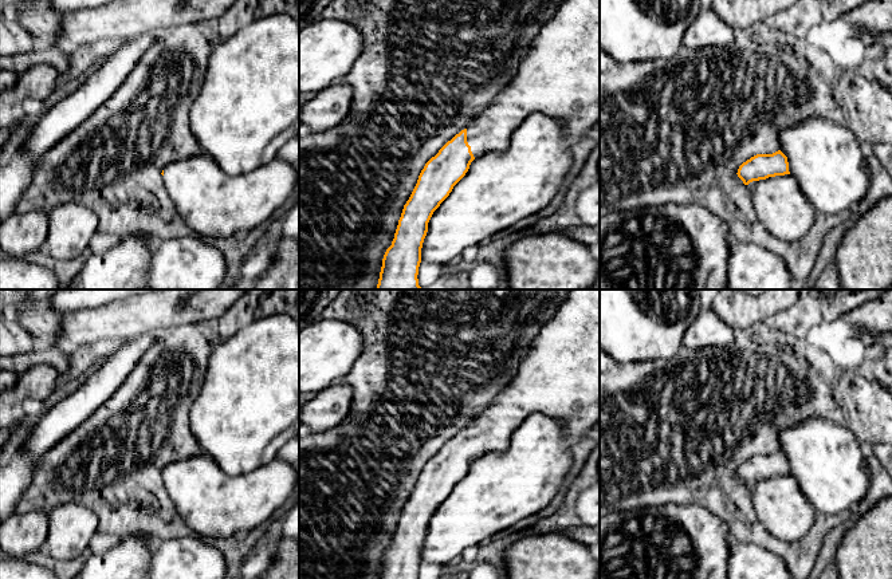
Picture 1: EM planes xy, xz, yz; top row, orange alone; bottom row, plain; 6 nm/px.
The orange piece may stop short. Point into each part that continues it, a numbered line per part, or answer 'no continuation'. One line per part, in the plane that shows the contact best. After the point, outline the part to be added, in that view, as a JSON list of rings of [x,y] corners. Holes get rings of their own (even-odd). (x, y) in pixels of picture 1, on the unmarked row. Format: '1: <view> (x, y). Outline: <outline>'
1: yz (779, 504). Outline: [[[790,474],[752,481],[751,500],[755,515],[774,537],[794,543],[802,539],[817,512]]]

